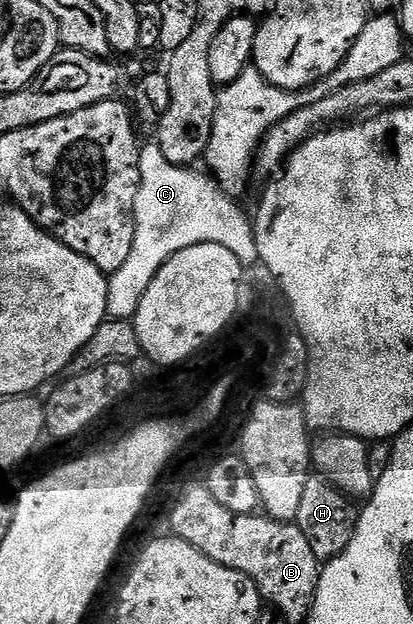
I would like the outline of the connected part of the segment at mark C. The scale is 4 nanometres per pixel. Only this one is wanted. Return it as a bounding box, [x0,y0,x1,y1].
[107,142,259,321]

